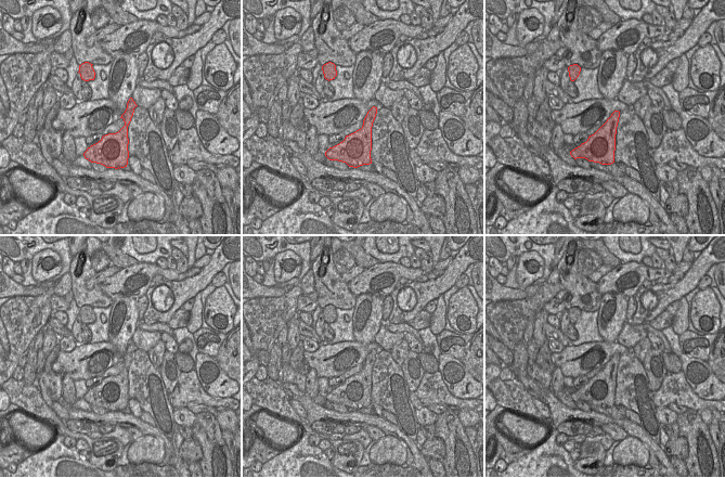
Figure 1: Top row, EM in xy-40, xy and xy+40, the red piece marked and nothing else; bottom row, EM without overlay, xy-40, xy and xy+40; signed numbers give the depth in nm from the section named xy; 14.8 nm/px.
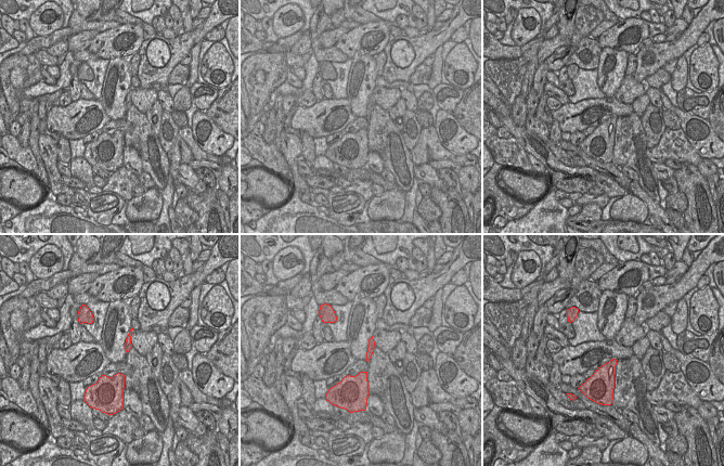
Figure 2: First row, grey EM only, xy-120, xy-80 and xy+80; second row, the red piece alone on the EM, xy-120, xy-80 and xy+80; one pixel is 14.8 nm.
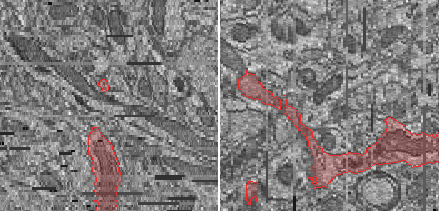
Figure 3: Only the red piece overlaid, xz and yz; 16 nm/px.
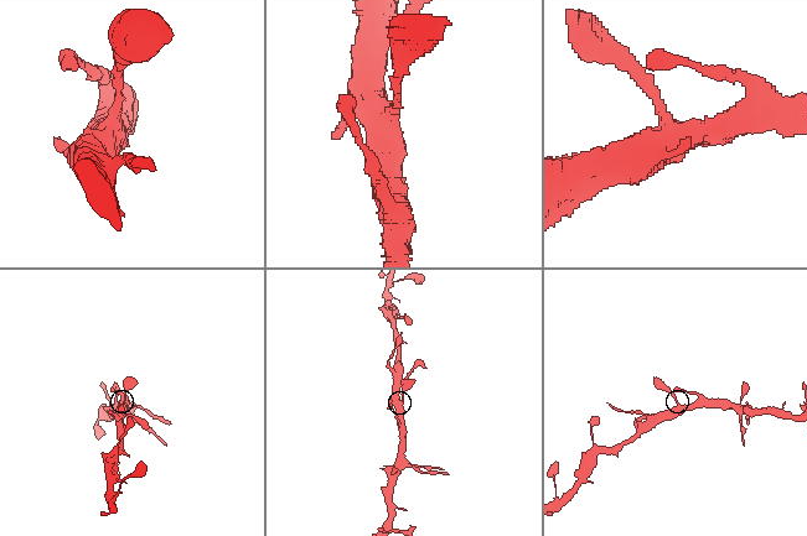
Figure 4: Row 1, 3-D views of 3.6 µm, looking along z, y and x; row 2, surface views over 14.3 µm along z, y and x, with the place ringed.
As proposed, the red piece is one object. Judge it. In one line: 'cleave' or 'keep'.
keep

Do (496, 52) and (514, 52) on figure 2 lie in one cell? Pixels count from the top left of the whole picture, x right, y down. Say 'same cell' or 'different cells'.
same cell

